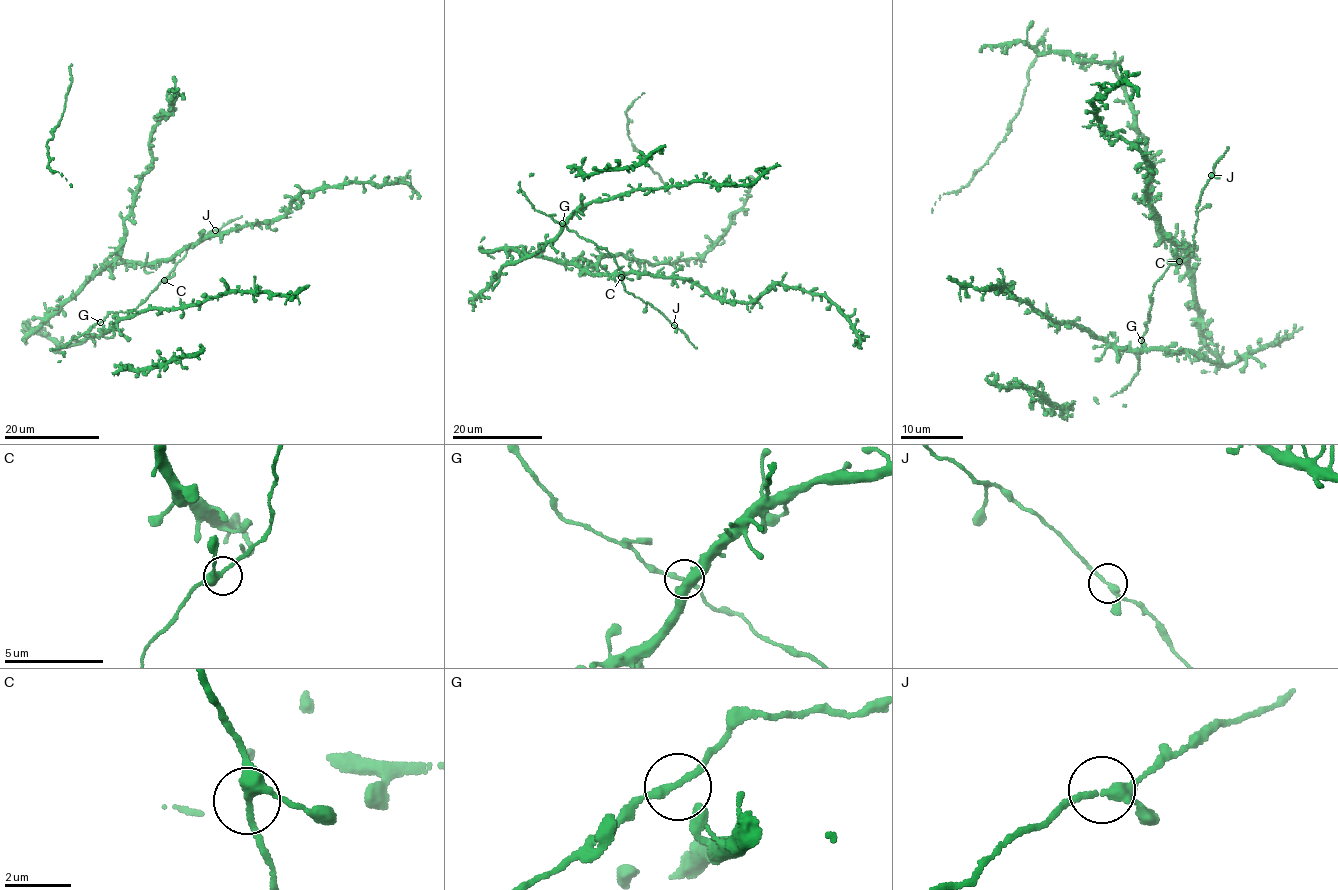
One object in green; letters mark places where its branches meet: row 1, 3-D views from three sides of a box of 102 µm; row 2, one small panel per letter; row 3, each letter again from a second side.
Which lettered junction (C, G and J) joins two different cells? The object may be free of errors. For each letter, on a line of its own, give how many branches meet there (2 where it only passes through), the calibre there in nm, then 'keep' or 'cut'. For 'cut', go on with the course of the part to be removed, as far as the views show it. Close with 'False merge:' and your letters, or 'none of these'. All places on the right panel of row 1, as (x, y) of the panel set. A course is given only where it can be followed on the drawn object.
C: 3 | 300 nm | keep
G: 3 | 170 nm | keep
J: 3 | 220 nm | keep
False merge: none of these

